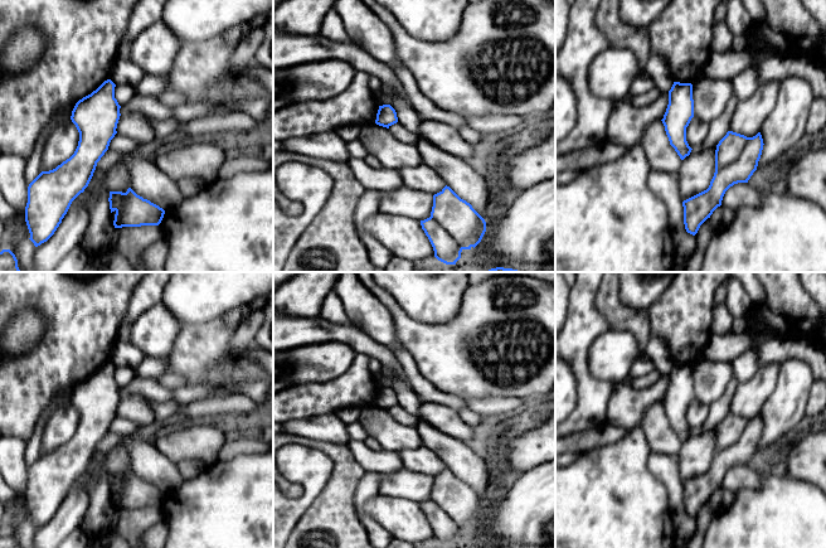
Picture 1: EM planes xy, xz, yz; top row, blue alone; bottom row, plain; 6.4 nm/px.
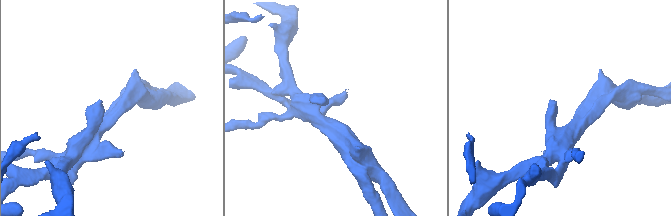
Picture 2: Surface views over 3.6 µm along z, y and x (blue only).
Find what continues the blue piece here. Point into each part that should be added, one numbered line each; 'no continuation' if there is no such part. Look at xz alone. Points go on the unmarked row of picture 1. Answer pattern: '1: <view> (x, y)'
no continuation

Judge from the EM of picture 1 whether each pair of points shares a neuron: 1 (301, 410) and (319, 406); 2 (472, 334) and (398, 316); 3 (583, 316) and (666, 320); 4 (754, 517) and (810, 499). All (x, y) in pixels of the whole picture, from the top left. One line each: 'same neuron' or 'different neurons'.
1: same neuron
2: same neuron
3: different neurons
4: same neuron

